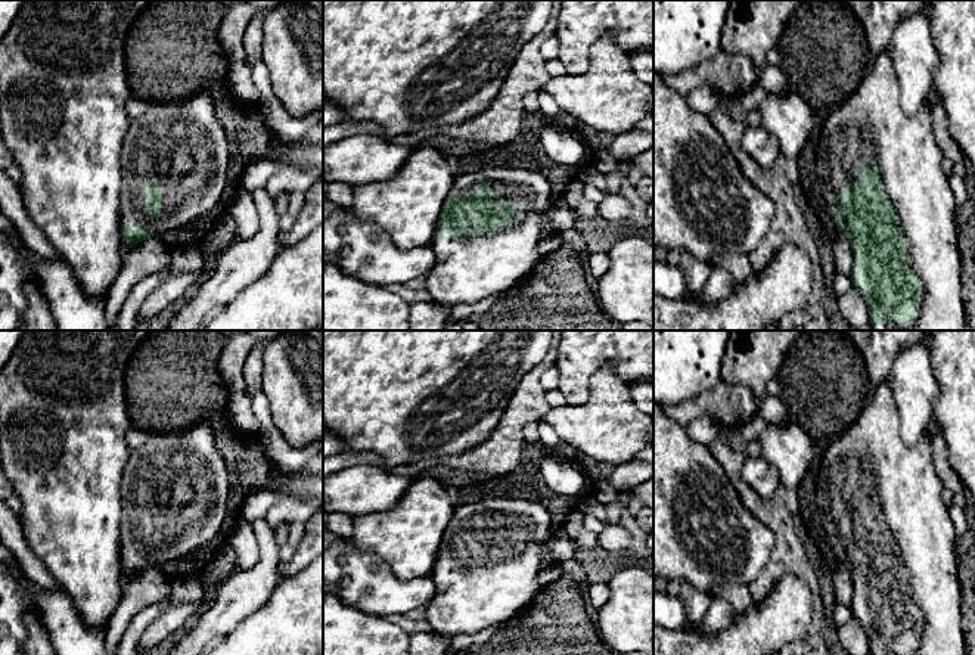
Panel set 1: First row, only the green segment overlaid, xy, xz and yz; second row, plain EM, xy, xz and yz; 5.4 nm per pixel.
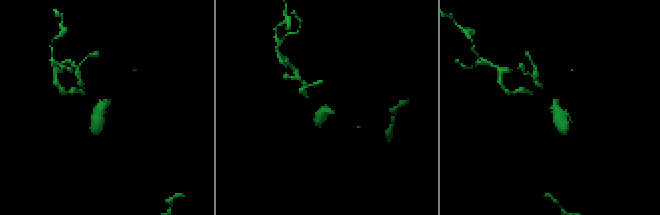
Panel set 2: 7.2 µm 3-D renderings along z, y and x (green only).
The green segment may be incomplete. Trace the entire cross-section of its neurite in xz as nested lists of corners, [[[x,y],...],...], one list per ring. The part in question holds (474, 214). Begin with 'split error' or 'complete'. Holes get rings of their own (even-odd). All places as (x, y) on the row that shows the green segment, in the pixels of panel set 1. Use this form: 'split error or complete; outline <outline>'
split error; outline [[[527,168],[454,177],[431,248],[437,263],[425,289],[435,304],[475,304],[509,291],[541,261],[540,240],[555,198],[549,180]]]

